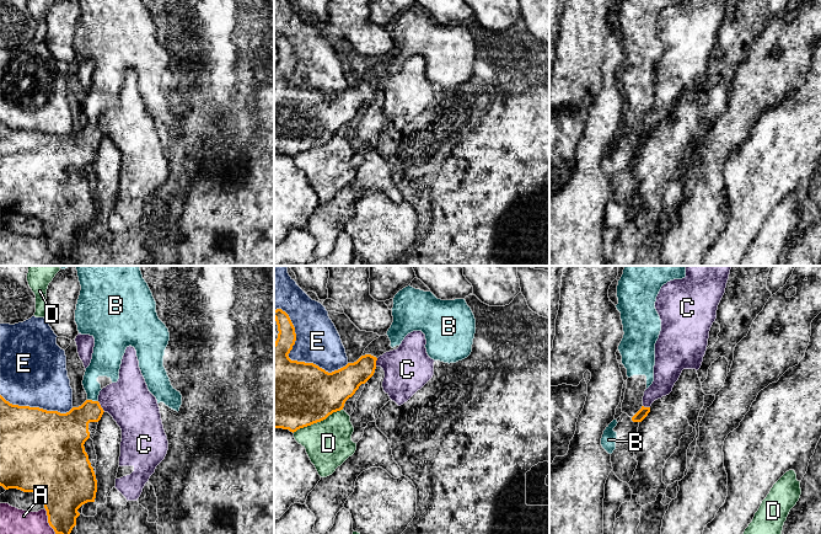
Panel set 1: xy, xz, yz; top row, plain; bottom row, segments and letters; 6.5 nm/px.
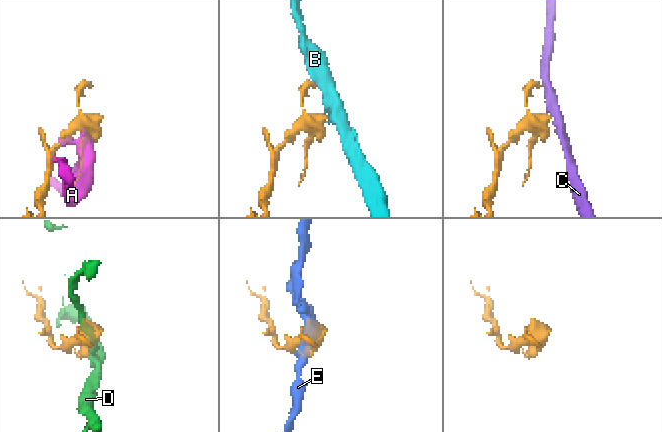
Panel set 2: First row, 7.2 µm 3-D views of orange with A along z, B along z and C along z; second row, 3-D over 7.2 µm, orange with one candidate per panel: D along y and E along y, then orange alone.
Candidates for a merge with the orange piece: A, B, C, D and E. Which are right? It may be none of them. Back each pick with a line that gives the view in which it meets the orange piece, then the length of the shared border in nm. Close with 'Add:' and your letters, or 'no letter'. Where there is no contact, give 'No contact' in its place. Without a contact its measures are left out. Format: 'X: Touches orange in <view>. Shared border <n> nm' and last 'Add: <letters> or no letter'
B: Touches orange in xy. Shared border 70 nm
Add: B

